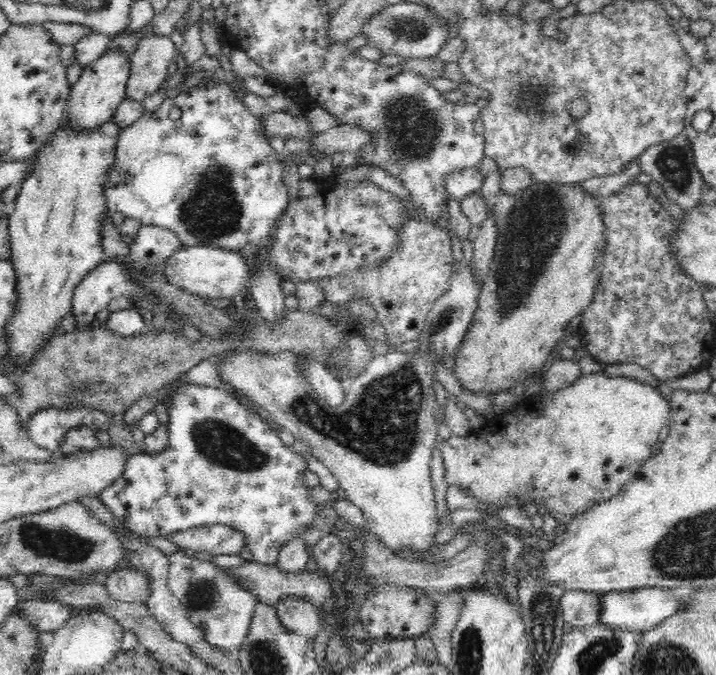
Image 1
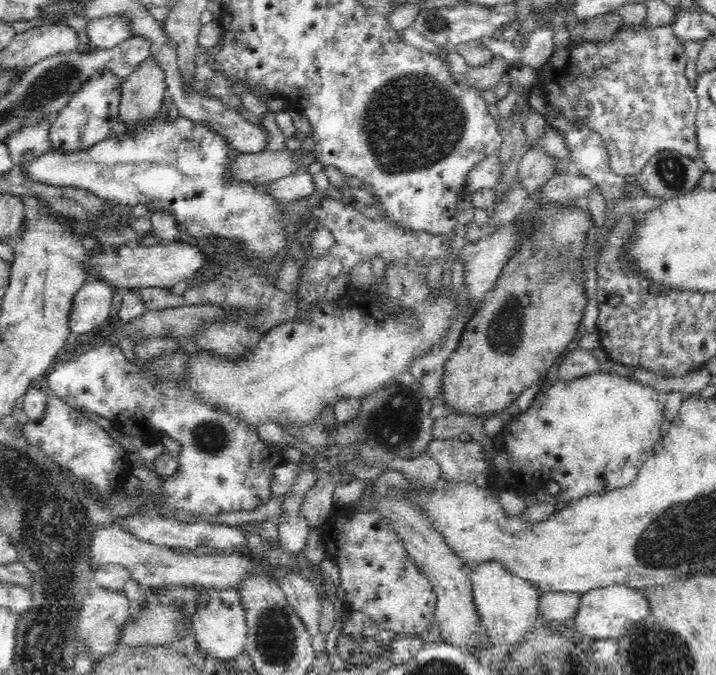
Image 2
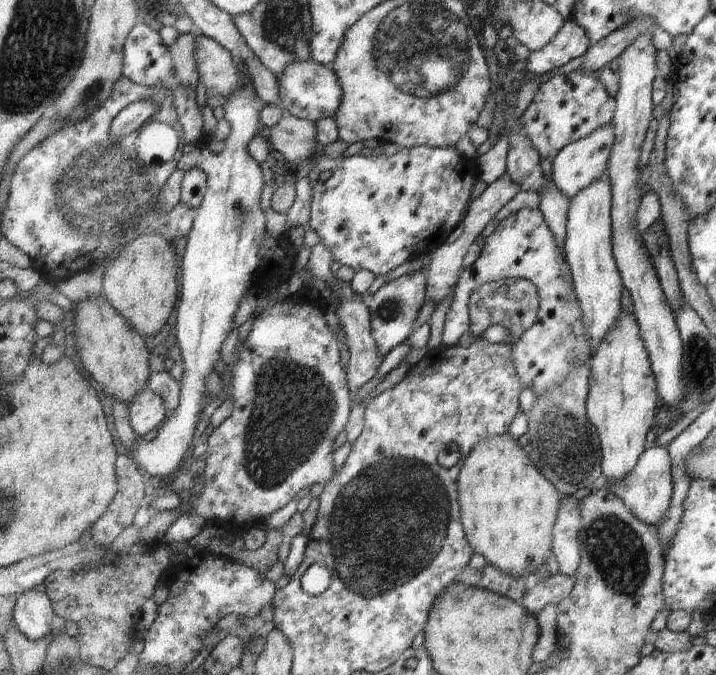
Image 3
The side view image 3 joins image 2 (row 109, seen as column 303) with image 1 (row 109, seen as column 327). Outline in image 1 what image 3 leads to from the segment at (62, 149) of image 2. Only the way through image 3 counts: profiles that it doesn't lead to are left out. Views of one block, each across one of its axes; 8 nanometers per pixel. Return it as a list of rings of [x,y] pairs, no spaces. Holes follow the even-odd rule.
[[[111,46],[106,54],[102,55],[98,60],[85,65],[78,81],[72,86],[67,100],[65,123],[63,124],[66,130],[72,130],[74,134],[82,134],[82,132],[97,130],[102,124],[112,121],[120,103],[126,98],[125,88],[127,86],[129,72],[129,58],[114,46]]]

